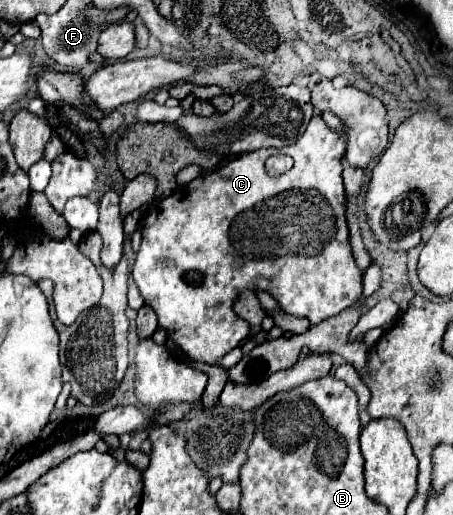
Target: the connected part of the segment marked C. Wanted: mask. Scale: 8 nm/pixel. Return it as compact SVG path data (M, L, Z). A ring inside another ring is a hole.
M314 116L294 146L246 152L218 172L196 178L162 200L156 222L142 234L132 276L144 302L156 312L160 328L164 328L192 360L216 364L250 336L248 322L238 318L232 310L234 298L244 288L258 288L272 294L284 312L306 316L312 324L350 308L362 296L362 274L354 262L348 240L346 196L342 184L344 152L346 132L336 134L326 126L322 116ZM270 154L292 156L292 170L270 178L264 170L264 162Z

